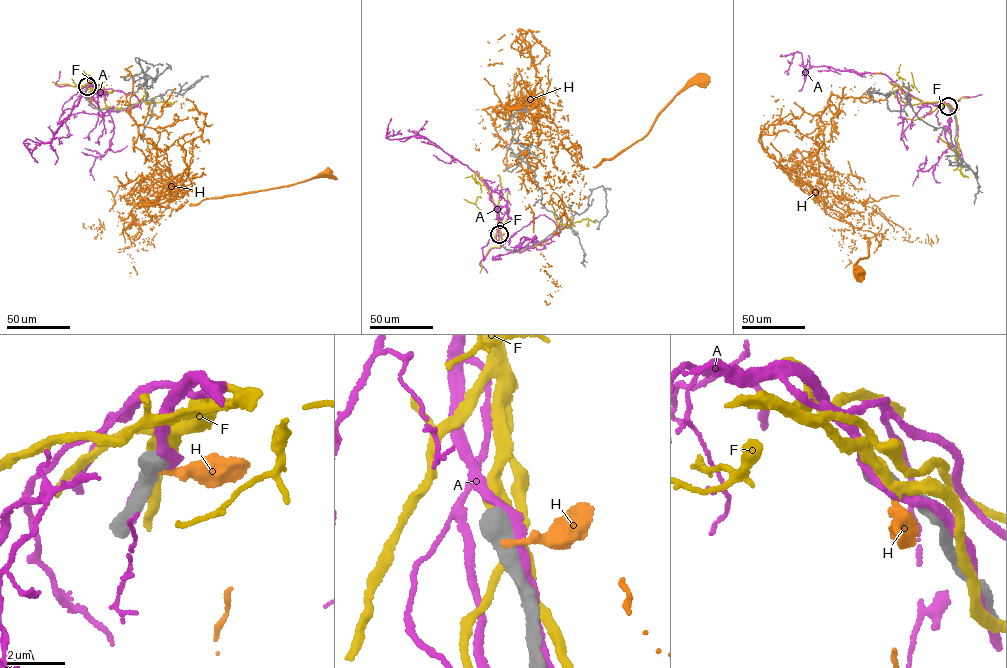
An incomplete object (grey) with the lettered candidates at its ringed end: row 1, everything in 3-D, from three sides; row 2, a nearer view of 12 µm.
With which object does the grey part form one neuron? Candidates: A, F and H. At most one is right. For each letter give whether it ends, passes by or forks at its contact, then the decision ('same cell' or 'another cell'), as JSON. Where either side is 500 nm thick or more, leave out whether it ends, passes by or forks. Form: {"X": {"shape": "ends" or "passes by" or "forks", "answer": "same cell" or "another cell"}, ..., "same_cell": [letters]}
{"A": {"shape": "passes by", "answer": "another cell"}, "F": {"answer": "another cell"}, "H": {"answer": "another cell"}, "same_cell": []}

